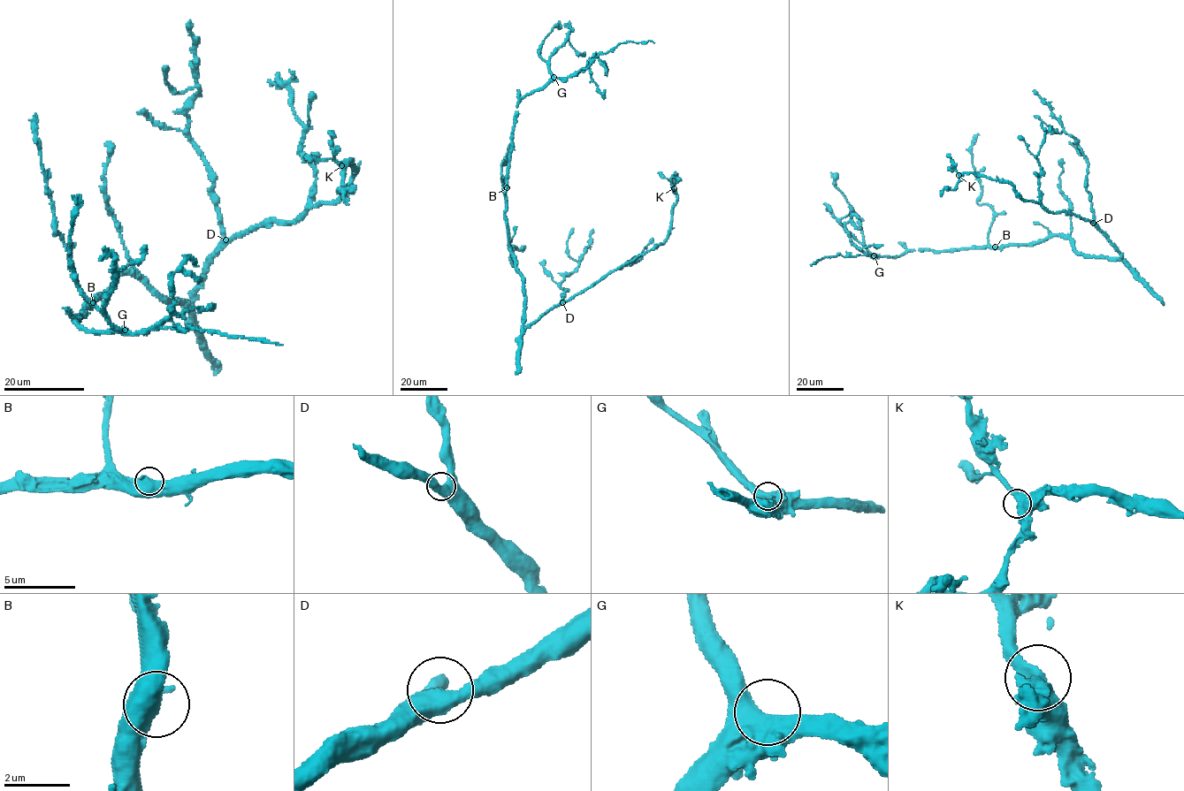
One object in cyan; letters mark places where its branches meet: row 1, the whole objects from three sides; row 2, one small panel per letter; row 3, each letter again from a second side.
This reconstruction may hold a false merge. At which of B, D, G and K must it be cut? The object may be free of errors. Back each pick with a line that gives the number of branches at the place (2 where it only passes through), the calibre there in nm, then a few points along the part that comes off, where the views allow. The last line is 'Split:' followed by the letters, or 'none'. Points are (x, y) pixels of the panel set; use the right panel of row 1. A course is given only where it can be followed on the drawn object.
B: 2 | 650 nm | (995, 247), (1055, 133), (1034, 116)
Split: B

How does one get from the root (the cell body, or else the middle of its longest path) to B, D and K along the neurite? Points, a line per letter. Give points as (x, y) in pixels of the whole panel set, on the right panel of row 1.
B: (1070, 240), (1063, 236), (1050, 236), (1035, 242), (995, 247)
D: (1070, 240), (1079, 253), (1124, 260), (1123, 254), (1108, 236), (1093, 223)
K: (1070, 240), (1079, 253), (1124, 260), (1106, 236), (1080, 217), (1053, 213), (1027, 201), (1008, 182), (958, 175)

